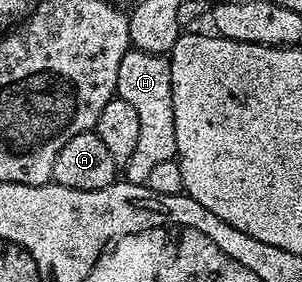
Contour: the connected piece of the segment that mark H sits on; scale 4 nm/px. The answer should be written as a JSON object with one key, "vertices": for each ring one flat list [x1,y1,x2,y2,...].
{"vertices":[[128,50,121,58,121,67,117,70,118,99,129,102,137,110,140,122,137,147,127,159,125,165,126,183,146,185,149,174,161,162,169,162,177,156,177,129,173,126,173,74,171,62,166,55,158,56,148,52]]}

